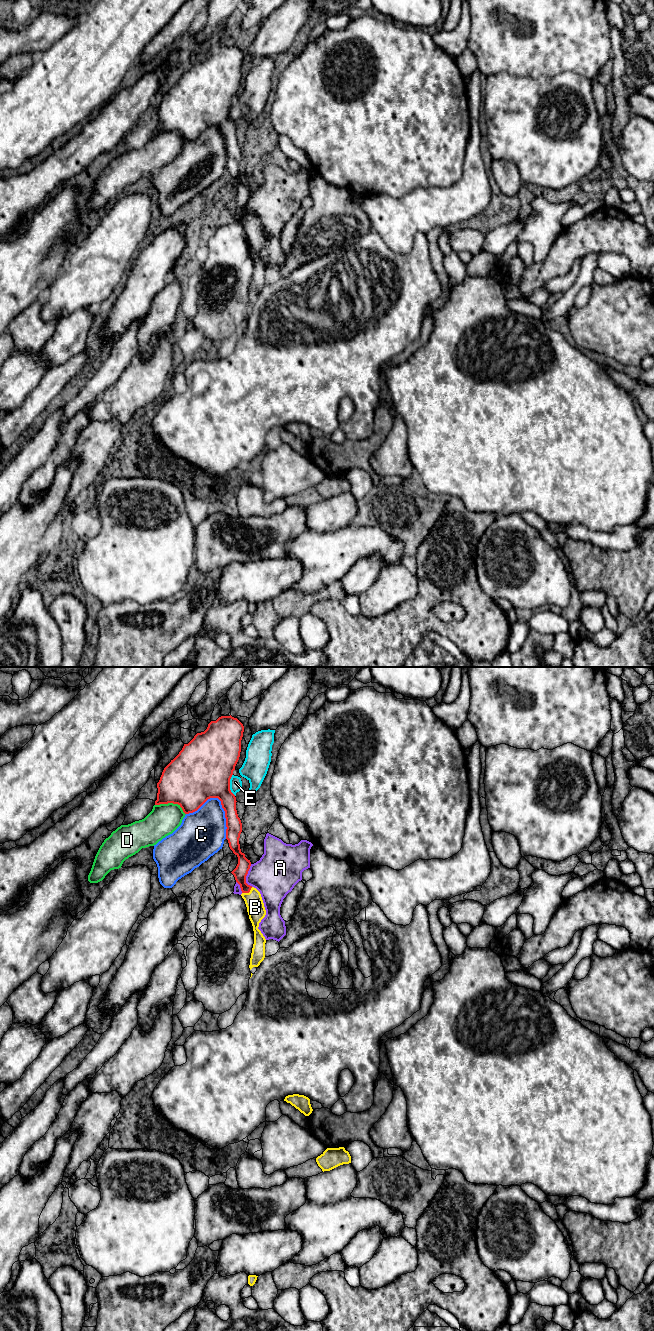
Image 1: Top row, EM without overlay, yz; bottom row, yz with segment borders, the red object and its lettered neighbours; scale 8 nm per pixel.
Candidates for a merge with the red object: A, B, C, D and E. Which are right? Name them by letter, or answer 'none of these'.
B

